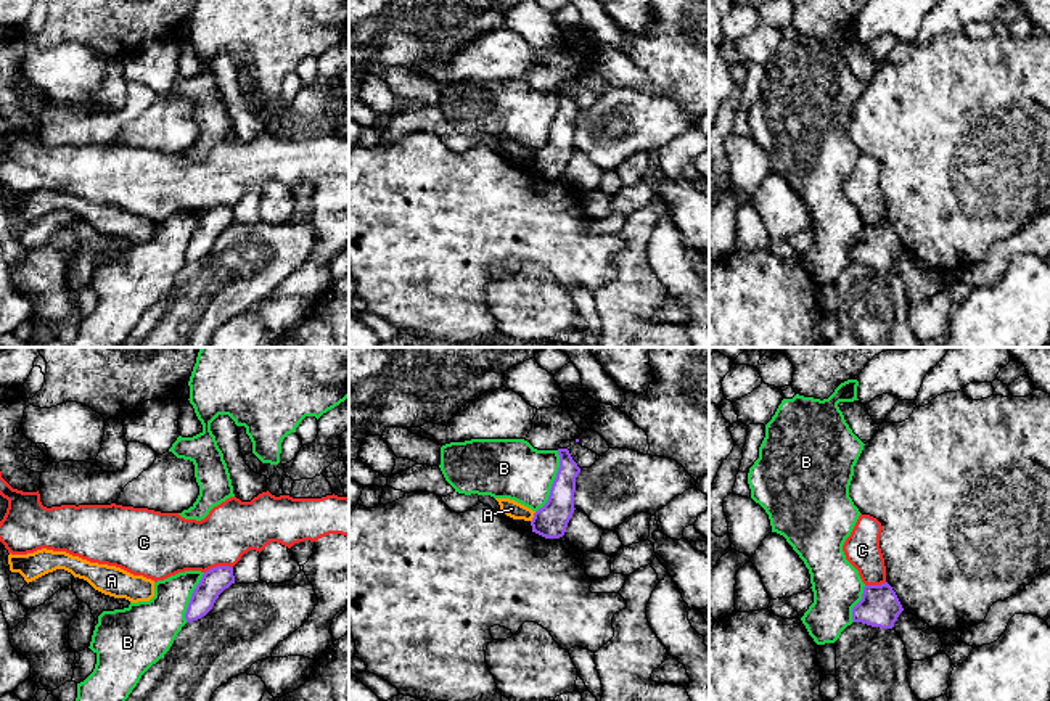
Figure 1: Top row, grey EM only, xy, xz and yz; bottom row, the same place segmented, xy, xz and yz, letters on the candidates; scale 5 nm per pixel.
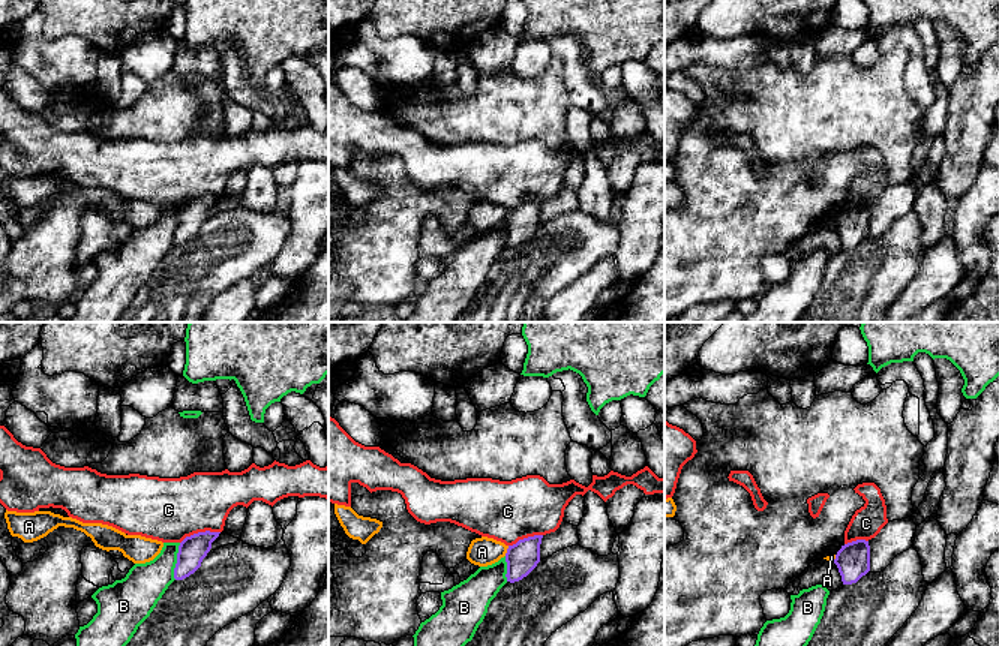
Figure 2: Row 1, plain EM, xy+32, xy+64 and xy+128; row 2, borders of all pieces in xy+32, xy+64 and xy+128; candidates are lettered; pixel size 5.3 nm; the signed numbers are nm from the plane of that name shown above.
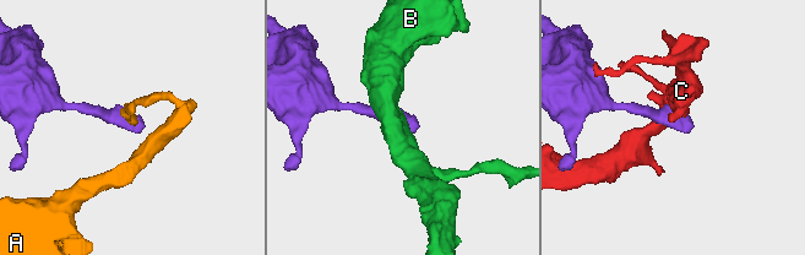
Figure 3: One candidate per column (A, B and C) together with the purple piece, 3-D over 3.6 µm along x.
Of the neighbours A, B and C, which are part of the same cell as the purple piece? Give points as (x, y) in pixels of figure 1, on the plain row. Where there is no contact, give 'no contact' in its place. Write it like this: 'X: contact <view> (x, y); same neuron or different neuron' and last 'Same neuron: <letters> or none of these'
A: contact xz (534, 156); different neuron
B: contact xz (553, 121); different neuron
C: contact xy (217, 206); different neuron
Same neuron: none of these

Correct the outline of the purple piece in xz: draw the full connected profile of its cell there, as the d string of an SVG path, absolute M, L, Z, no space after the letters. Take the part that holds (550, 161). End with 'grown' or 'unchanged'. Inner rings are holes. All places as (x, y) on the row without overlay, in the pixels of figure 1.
M558 88L560 108L552 124L547 143L534 153L532 172L545 178L564 175L568 162L574 153L576 117L580 108L572 100L568 88Z; unchanged

